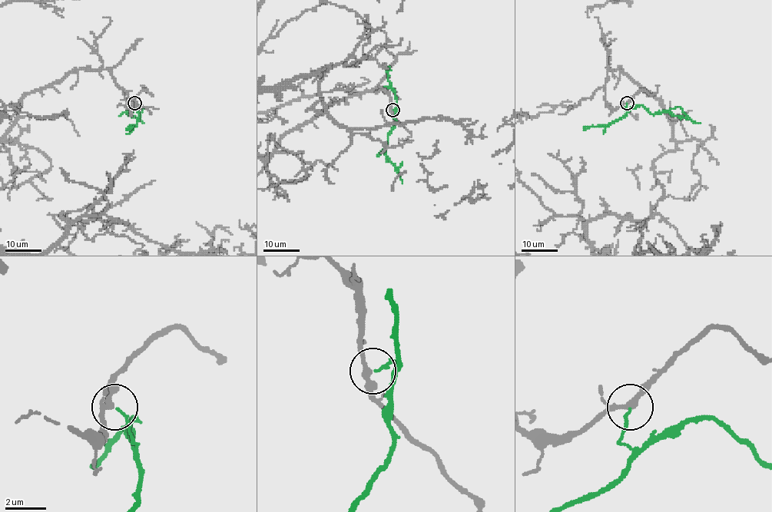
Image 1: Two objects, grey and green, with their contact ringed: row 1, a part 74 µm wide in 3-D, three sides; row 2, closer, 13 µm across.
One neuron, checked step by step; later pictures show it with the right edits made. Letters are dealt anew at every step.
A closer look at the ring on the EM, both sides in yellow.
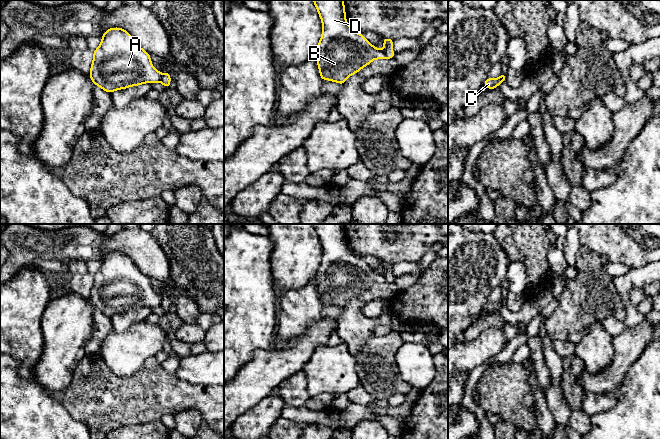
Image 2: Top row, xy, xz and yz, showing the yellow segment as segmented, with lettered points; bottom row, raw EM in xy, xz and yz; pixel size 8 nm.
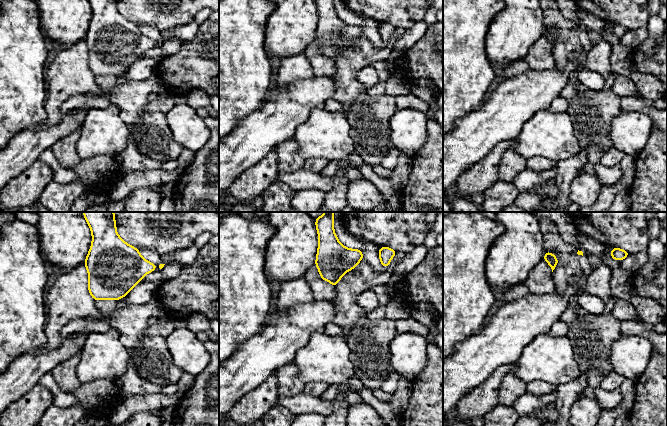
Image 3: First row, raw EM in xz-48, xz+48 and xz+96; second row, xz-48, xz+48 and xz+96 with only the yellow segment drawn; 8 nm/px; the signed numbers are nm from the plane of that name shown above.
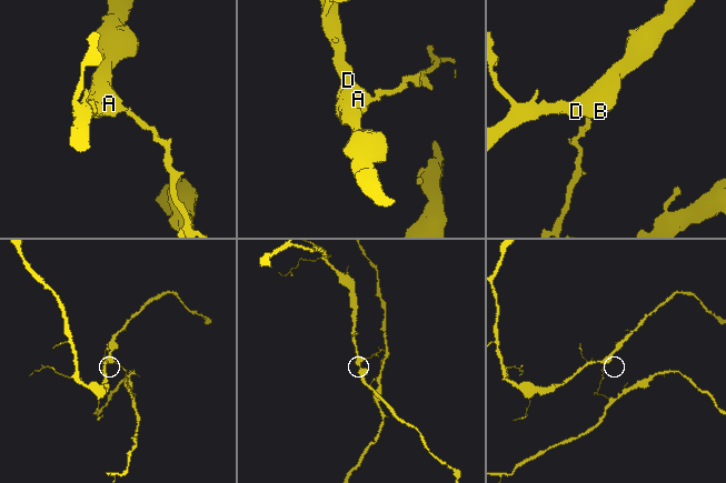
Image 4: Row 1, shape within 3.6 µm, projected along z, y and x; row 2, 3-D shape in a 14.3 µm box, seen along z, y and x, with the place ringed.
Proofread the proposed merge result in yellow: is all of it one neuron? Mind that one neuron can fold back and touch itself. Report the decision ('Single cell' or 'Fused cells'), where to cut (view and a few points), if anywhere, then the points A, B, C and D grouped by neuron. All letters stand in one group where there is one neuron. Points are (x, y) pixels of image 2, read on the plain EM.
Fused cells. Split along xy (162, 299), (159, 305). Groups: A B D / C

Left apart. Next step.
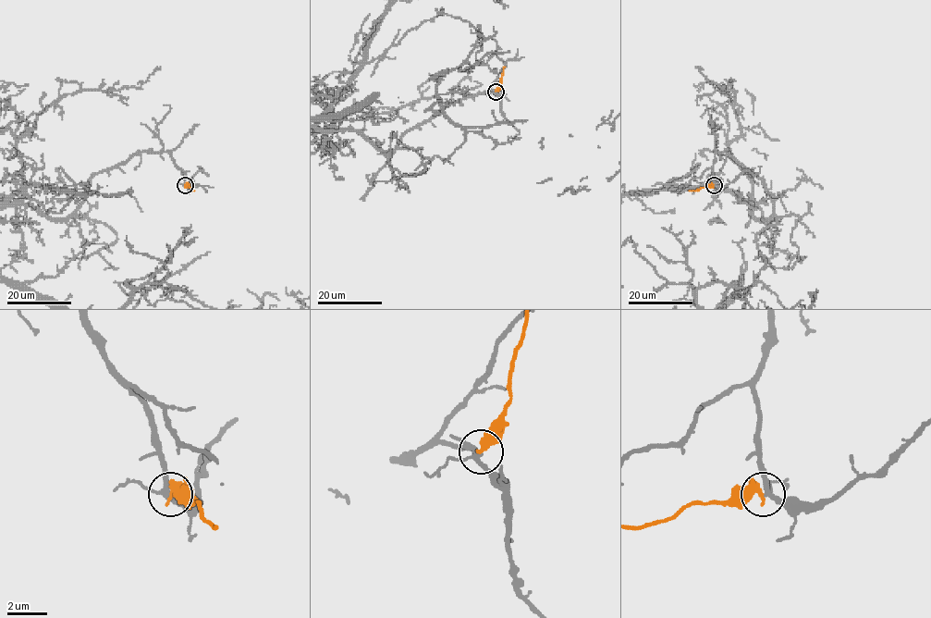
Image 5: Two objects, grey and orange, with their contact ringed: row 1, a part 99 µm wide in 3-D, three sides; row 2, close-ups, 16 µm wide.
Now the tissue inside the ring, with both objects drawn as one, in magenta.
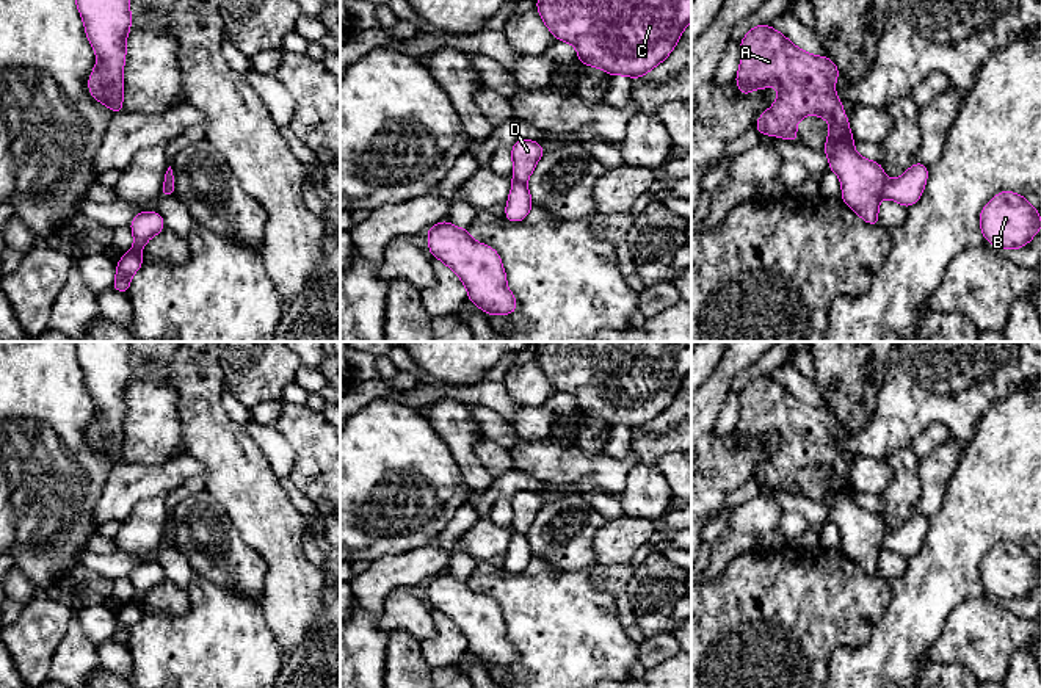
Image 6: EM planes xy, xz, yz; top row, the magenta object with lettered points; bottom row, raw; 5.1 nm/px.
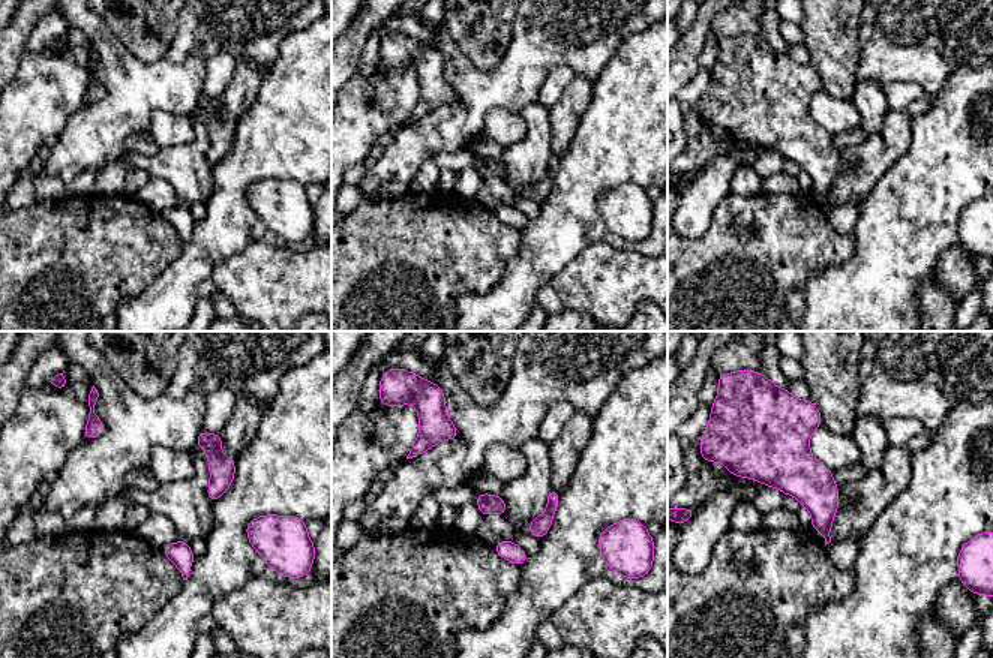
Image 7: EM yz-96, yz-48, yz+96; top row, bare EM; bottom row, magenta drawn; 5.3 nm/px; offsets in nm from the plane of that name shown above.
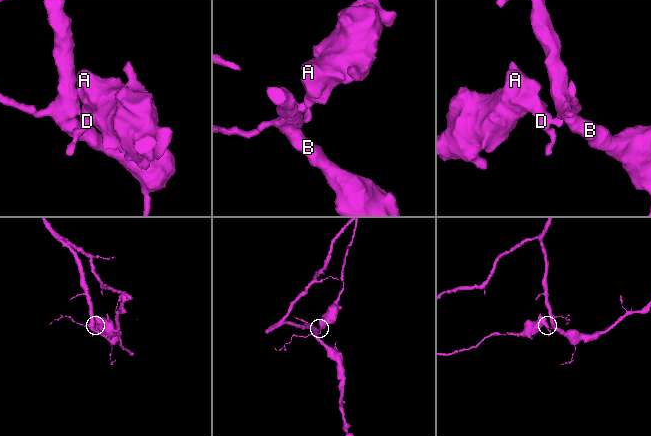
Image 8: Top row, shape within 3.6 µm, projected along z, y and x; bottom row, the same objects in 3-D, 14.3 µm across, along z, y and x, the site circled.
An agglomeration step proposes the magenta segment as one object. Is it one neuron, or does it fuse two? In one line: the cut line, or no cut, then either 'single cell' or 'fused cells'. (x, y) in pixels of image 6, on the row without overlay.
cut yz (888, 532), (881, 547); fused cells

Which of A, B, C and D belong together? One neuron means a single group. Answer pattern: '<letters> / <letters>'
A C D / B

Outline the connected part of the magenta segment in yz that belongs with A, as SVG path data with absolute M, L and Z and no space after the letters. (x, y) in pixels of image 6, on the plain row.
M765 375L751 379L745 386L740 393L740 403L742 414L735 434L743 447L749 447L756 439L767 440L770 436L776 436L779 440L773 458L759 467L756 481L760 486L781 487L800 494L800 487L795 483L800 470L811 464L826 469L829 472L829 486L822 502L829 509L829 522L840 528L840 550L865 574L880 578L878 555L887 530L881 514L865 511L854 503L854 489L850 483L848 469L834 440L834 434L840 425L837 417L829 407L815 407L798 400L782 384Z

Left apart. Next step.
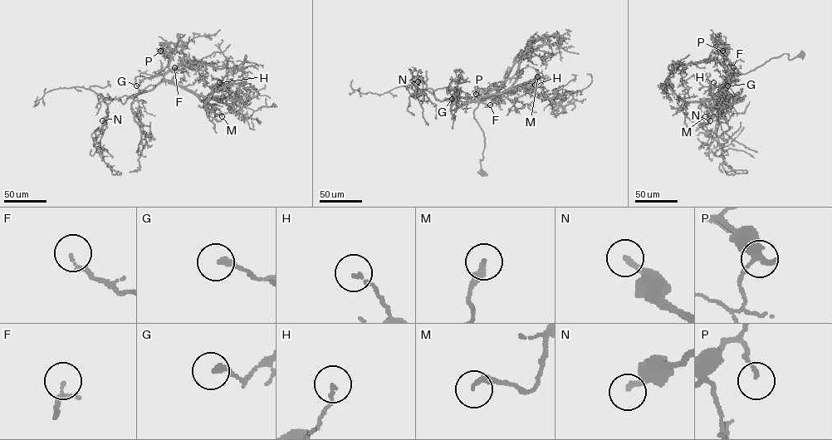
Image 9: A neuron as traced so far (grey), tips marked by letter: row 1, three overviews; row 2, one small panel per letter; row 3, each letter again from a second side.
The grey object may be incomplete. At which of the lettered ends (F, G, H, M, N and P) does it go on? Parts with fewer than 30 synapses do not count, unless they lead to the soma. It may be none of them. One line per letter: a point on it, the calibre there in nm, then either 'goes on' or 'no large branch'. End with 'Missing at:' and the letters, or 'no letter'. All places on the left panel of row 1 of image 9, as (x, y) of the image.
F: place (174, 67); calibre 140 nm; no large branch
G: place (136, 85); calibre 220 nm; no large branch
H: place (219, 82); calibre 130 nm; no large branch
M: place (222, 116); calibre 240 nm; no large branch
N: place (102, 120); calibre 220 nm; no large branch
P: place (160, 51); calibre 120 nm; no large branch
Missing at: no letter

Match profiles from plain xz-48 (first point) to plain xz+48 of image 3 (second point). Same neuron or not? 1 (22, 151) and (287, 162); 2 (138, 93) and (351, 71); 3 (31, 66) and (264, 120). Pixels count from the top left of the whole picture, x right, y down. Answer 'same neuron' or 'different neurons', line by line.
1: different neurons
2: same neuron
3: different neurons

